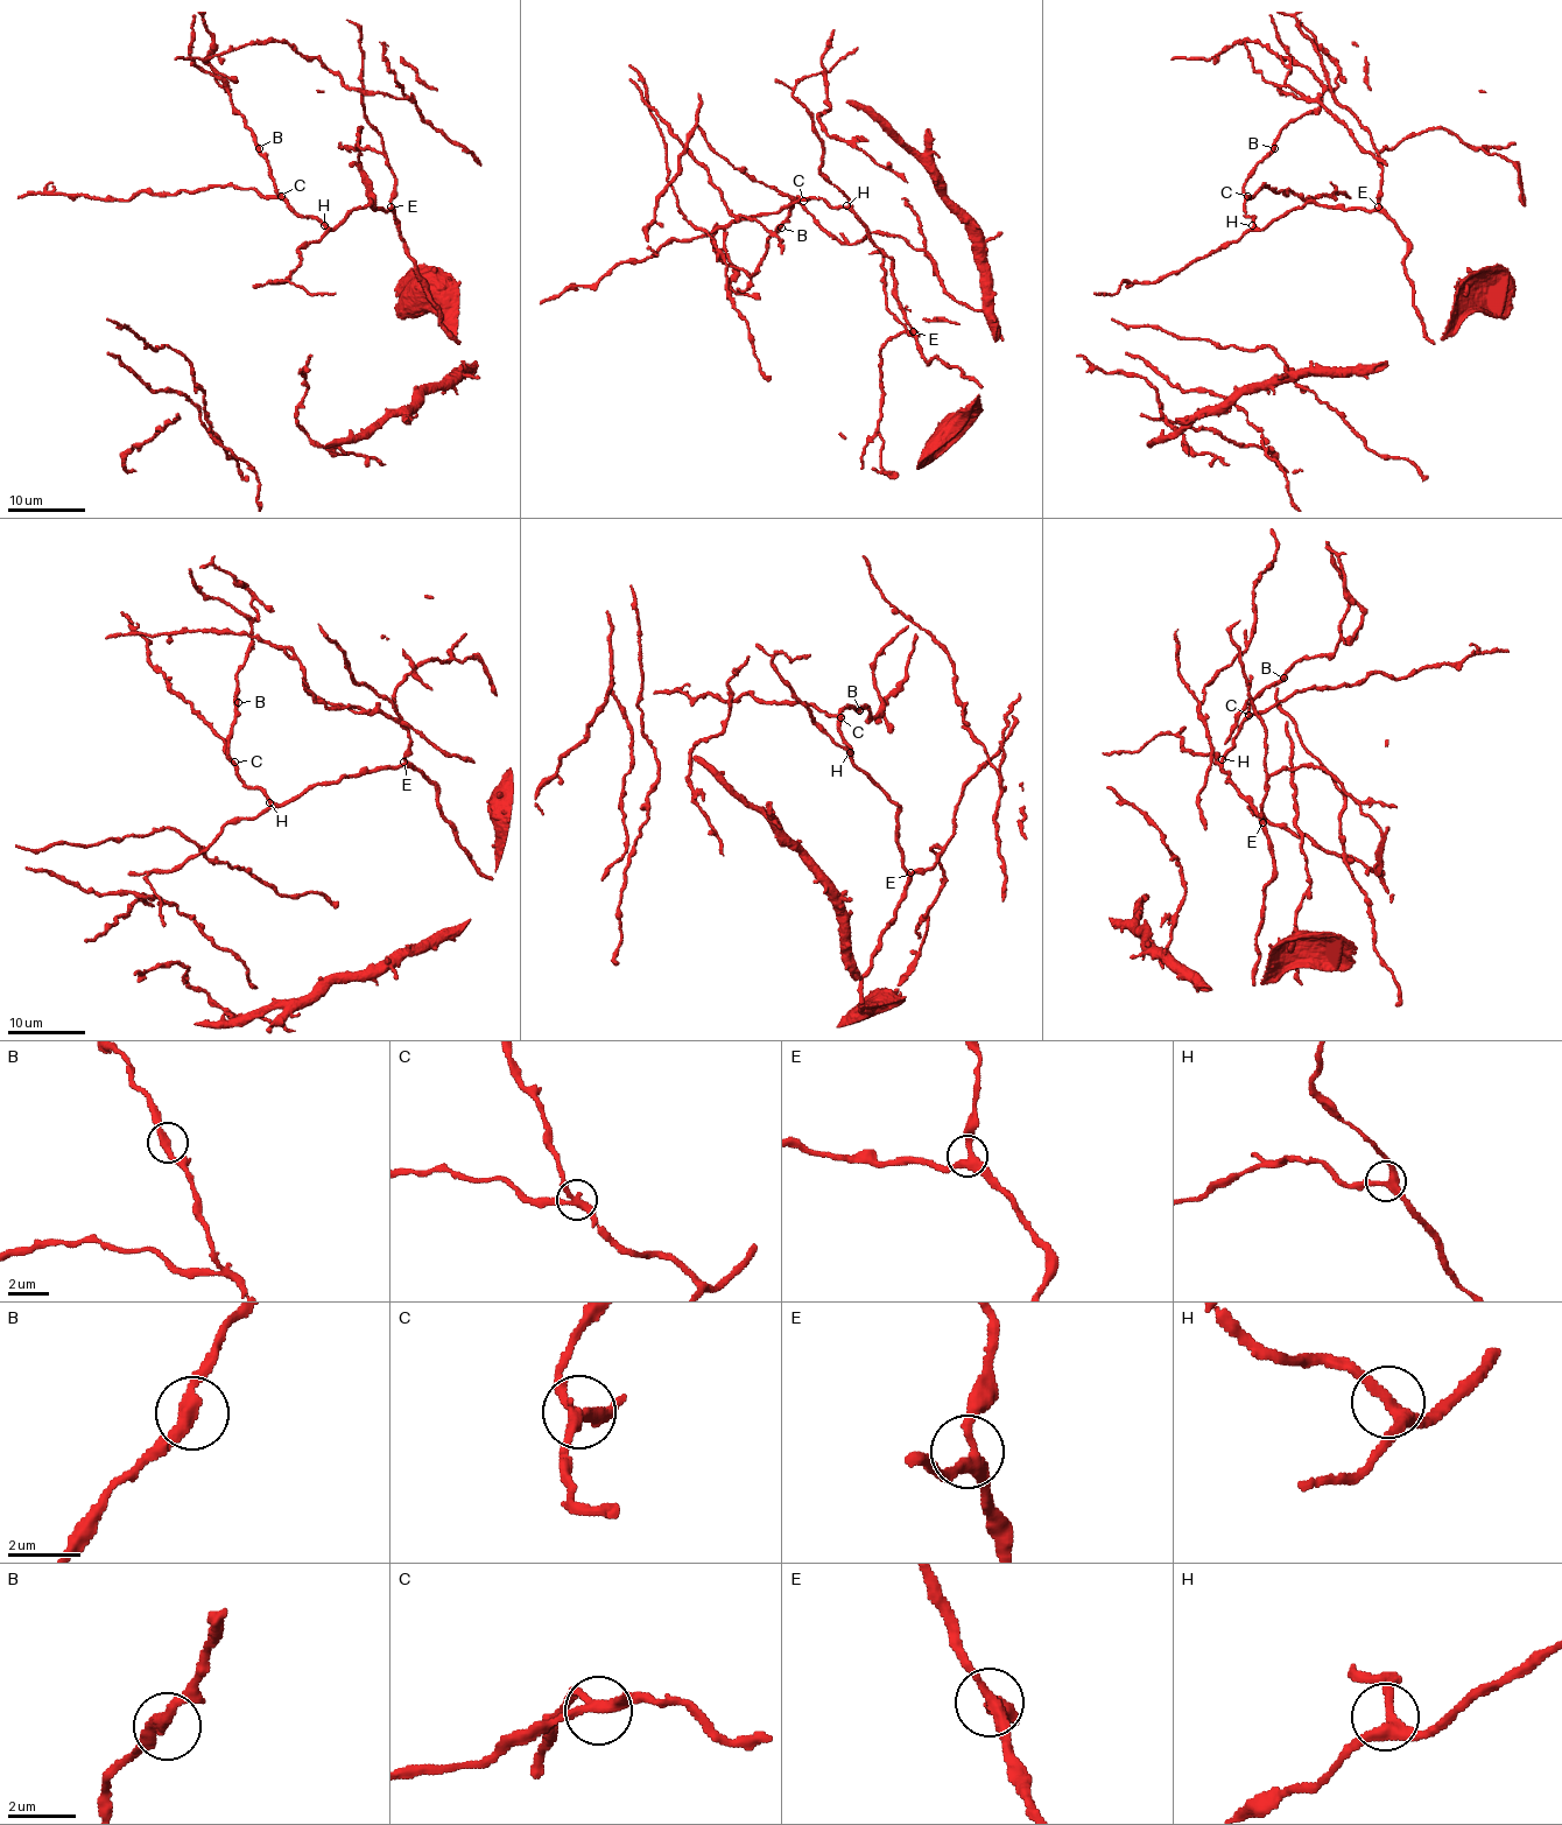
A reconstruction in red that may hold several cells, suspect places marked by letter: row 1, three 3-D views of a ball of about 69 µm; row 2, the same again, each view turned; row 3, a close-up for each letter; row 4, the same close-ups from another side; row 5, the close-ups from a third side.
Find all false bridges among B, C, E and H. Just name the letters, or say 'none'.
none

